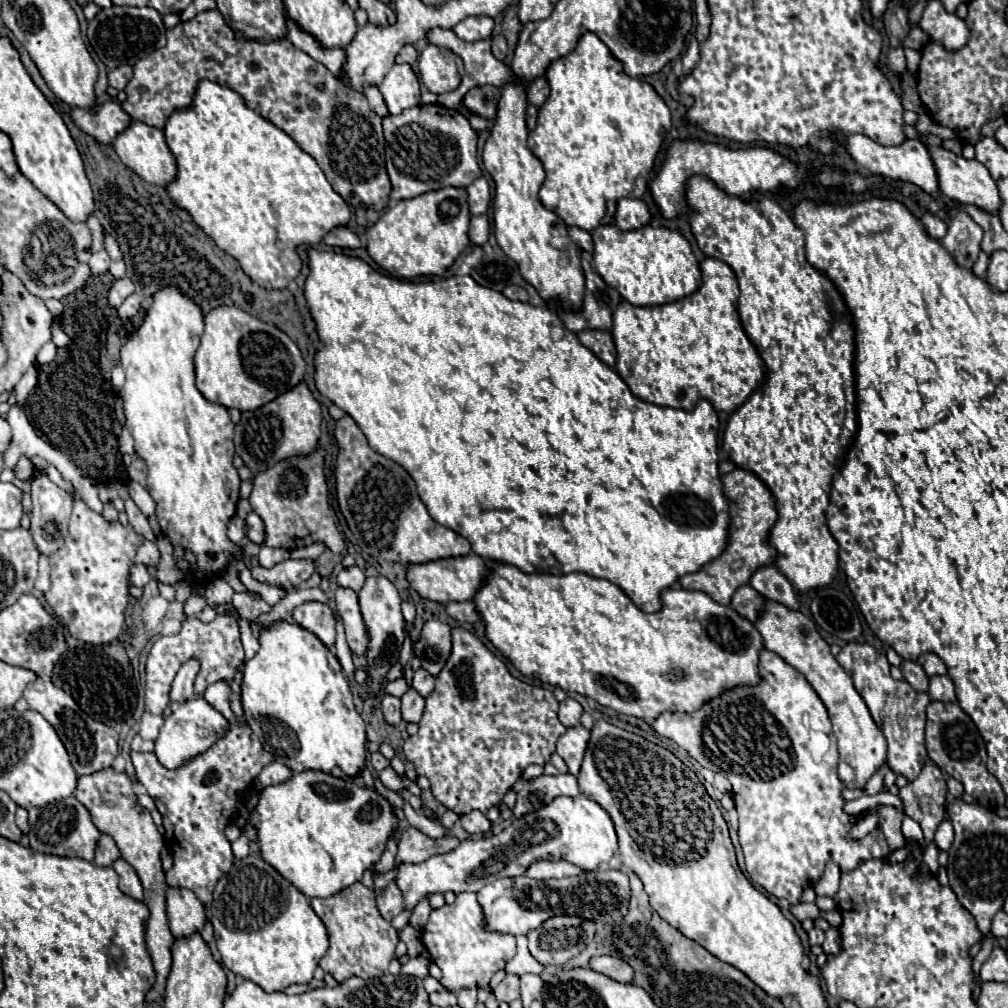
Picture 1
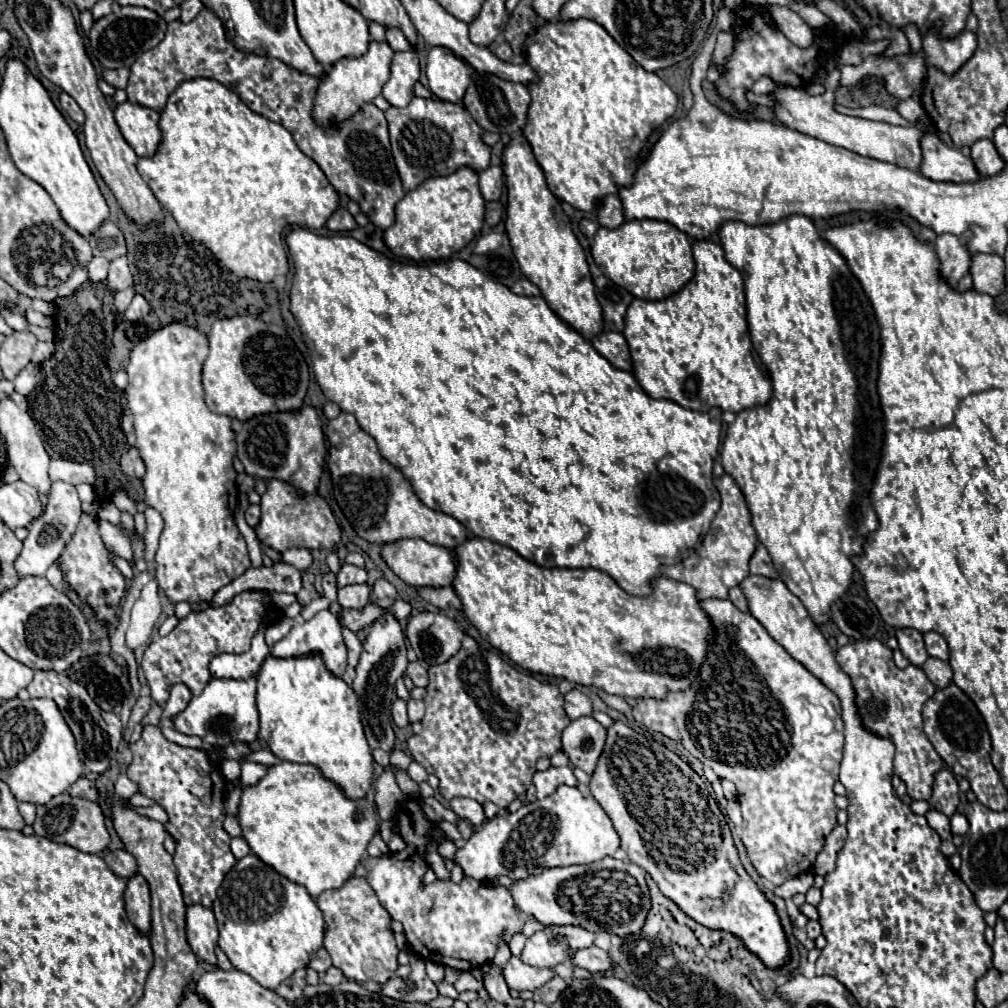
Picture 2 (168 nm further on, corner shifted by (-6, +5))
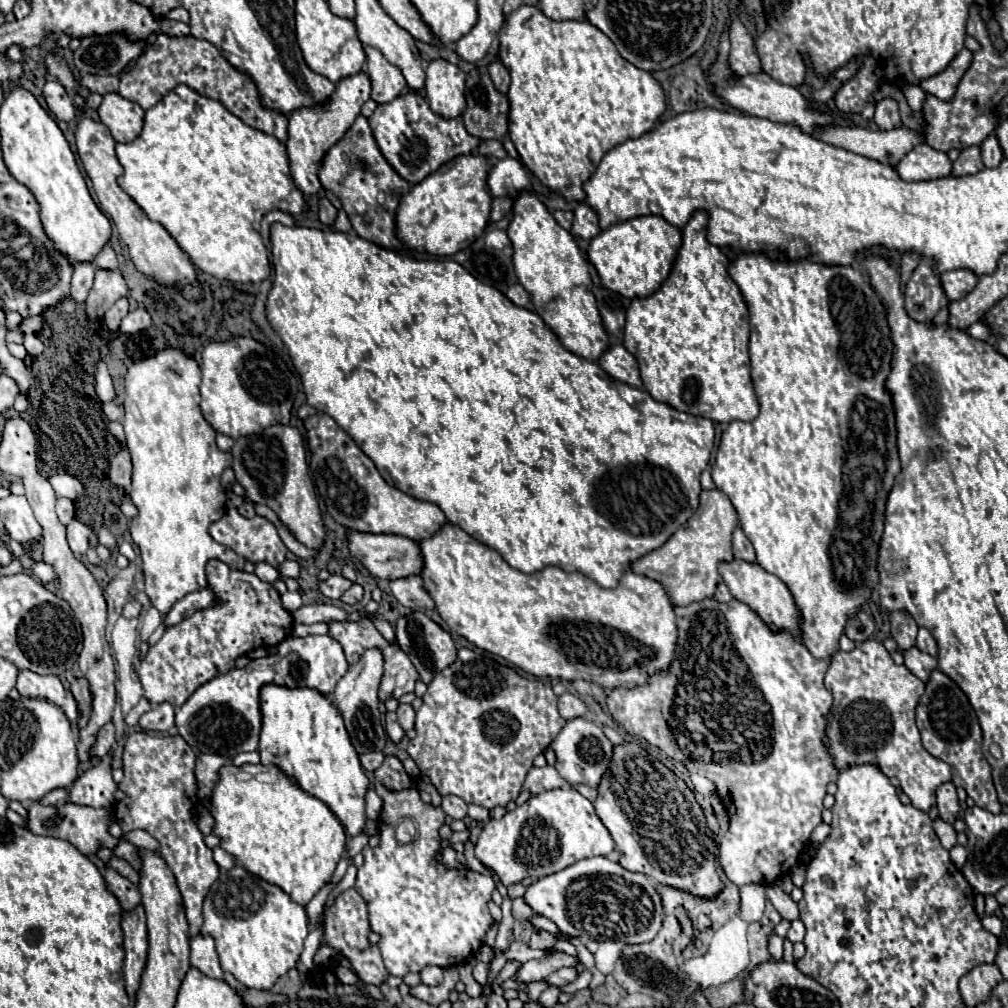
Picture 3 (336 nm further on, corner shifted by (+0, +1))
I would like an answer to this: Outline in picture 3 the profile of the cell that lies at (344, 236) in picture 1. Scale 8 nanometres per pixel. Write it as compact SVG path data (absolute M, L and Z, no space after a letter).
M321 200L319 204L319 220L325 224L325 226L333 226L335 220L337 220L337 210L335 206L329 202L329 200Z

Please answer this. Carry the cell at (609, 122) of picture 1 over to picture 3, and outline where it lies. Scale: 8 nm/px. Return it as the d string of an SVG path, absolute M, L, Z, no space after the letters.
M521 6L519 10L511 12L507 18L505 18L505 24L499 32L499 42L501 42L501 52L499 52L499 60L503 60L503 64L507 64L507 70L511 74L511 86L509 86L509 106L511 106L511 112L509 112L509 136L523 160L523 164L533 172L533 176L537 176L541 180L543 186L547 186L551 192L563 196L567 202L583 202L585 200L585 190L583 190L583 184L593 176L593 172L597 170L601 158L611 150L615 148L617 144L621 144L623 140L629 140L629 138L635 138L635 136L641 136L643 132L649 132L655 122L661 118L661 114L665 112L665 94L663 94L663 88L661 84L645 70L639 70L635 68L631 62L623 60L621 54L617 52L615 44L599 30L595 28L593 24L589 24L587 20L565 20L565 22L555 22L555 20L547 20L547 16L543 16L543 12L535 6Z

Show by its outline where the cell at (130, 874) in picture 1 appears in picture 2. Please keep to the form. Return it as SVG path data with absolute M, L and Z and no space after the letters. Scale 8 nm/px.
M141 874L127 880L125 910L127 910L129 922L141 934L149 934L149 930L151 930L151 900L149 900L147 880Z

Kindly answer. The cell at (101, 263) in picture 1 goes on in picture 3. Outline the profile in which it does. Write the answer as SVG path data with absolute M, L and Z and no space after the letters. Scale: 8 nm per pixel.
M89 262L77 264L73 272L73 280L71 280L71 298L75 302L85 302L93 286L93 280L95 280L95 266Z

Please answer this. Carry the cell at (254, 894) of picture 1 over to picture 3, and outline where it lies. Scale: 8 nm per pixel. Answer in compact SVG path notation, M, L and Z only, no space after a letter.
M235 864L231 870L223 870L217 882L213 884L213 890L209 890L205 904L203 904L203 928L201 934L213 936L221 968L225 972L231 972L235 980L253 990L269 990L283 974L287 974L291 968L295 968L301 952L303 942L309 934L309 918L301 904L293 902L279 886L269 884L261 880L259 876L247 872L241 864Z

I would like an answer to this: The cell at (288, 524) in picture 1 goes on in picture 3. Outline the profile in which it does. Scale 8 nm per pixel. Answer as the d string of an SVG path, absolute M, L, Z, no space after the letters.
M225 512L225 516L221 520L217 520L215 524L211 524L209 528L213 540L217 540L219 544L225 544L227 548L235 550L237 554L241 554L243 558L251 560L251 562L267 562L271 566L279 566L285 556L287 556L287 548L283 544L283 540L279 538L277 526L273 522L269 522L263 516L255 516L255 518L243 518L237 512Z

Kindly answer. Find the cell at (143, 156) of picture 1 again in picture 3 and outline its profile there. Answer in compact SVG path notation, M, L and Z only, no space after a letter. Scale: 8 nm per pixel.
M113 92L103 98L103 102L99 106L99 120L111 130L111 134L117 142L129 144L143 130L145 110L139 104L125 100Z

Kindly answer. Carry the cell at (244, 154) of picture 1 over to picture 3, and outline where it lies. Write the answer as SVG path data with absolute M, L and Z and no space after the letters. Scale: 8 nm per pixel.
M185 84L173 88L145 112L143 132L131 144L117 144L117 158L125 168L125 174L119 178L119 186L151 220L165 226L195 266L219 280L241 284L267 280L271 276L271 266L259 232L263 214L281 210L299 218L309 210L305 194L293 182L283 142L247 126L219 100L201 96Z

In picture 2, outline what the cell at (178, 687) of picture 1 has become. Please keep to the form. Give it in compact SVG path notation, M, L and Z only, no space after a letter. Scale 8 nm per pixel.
M175 684L173 690L171 690L169 700L167 700L165 706L163 706L163 718L173 720L179 712L185 710L185 706L189 704L189 700L191 700L191 692L189 692L189 688L187 688L185 684Z

